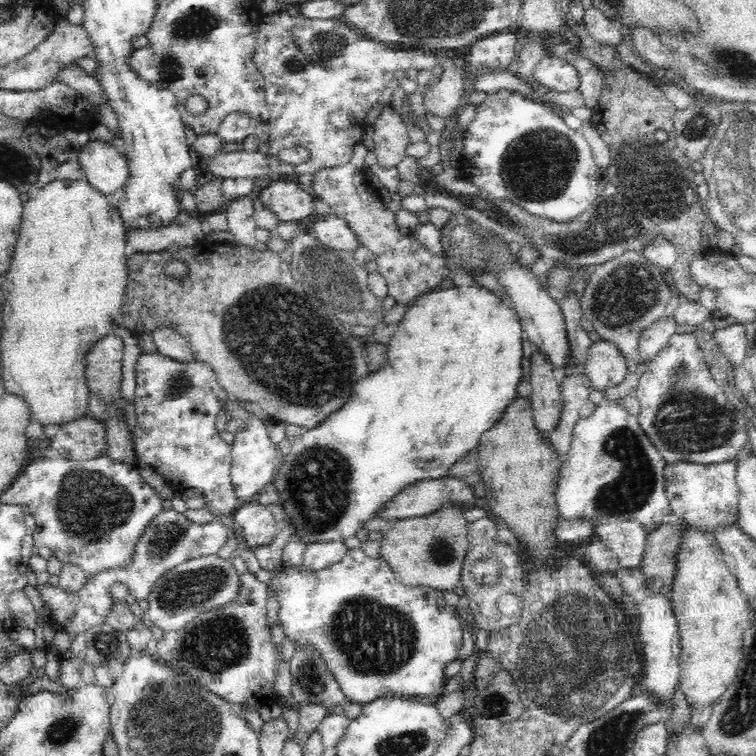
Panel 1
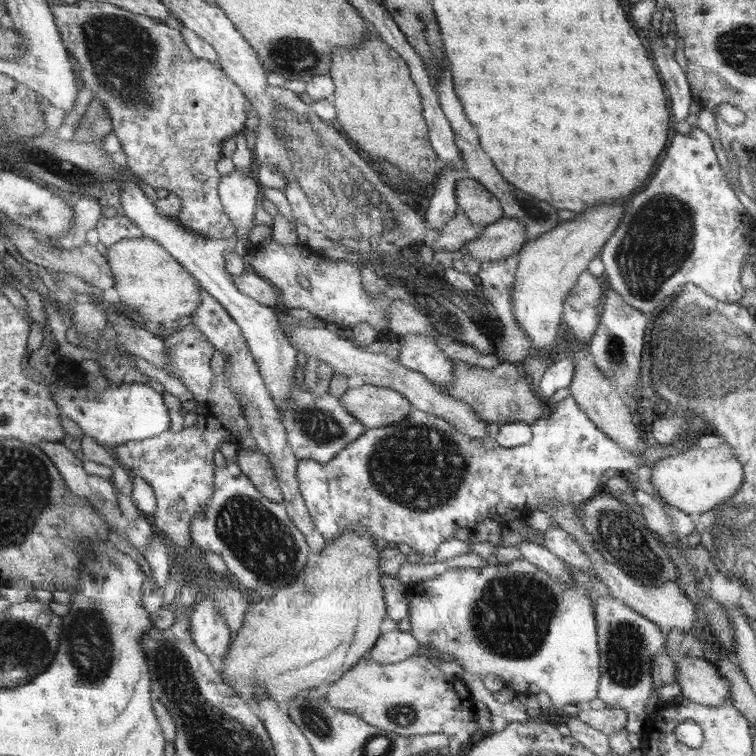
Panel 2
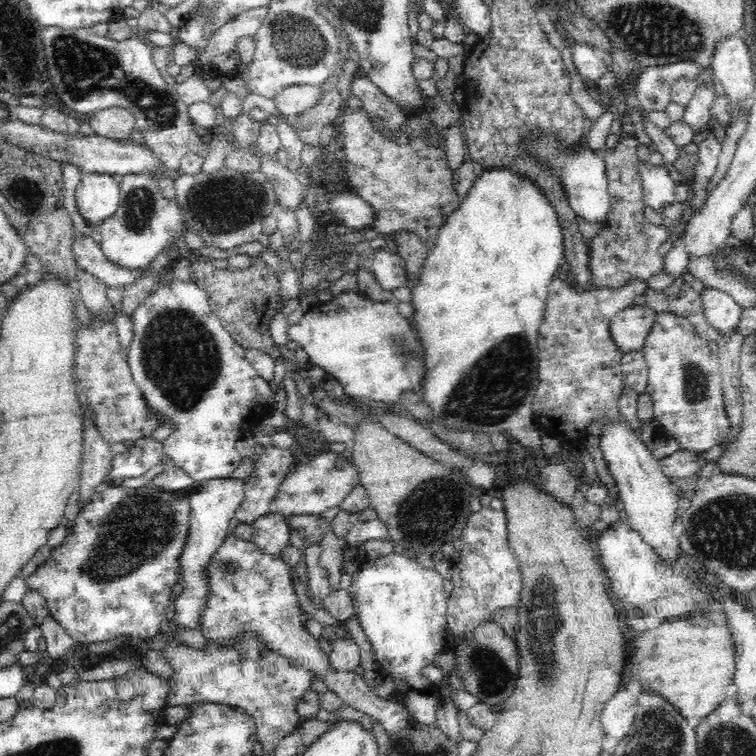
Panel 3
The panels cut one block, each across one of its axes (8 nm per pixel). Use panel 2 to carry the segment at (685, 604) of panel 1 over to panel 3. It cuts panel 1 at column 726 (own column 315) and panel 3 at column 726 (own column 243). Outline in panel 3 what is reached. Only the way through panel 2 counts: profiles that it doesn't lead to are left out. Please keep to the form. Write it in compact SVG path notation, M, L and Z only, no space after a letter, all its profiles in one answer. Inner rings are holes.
M715 592L713 595L708 595L708 599L714 603L714 608L708 609L708 614L696 614L696 618L677 618L676 620L666 621L664 623L659 623L658 628L656 630L648 630L648 632L644 632L640 638L635 638L636 648L631 648L633 655L629 656L629 662L632 662L632 666L630 666L630 671L626 673L630 673L629 676L632 676L638 684L640 684L640 688L642 689L642 693L646 694L658 694L657 697L664 698L664 701L668 701L668 704L672 705L676 712L680 713L680 716L684 717L691 723L696 721L696 718L700 720L704 718L704 716L708 716L718 704L722 703L728 695L733 690L733 674L735 673L735 646L734 641L732 640L732 635L729 633L728 626L726 626L725 614L722 610L722 605L719 602L718 592Z

